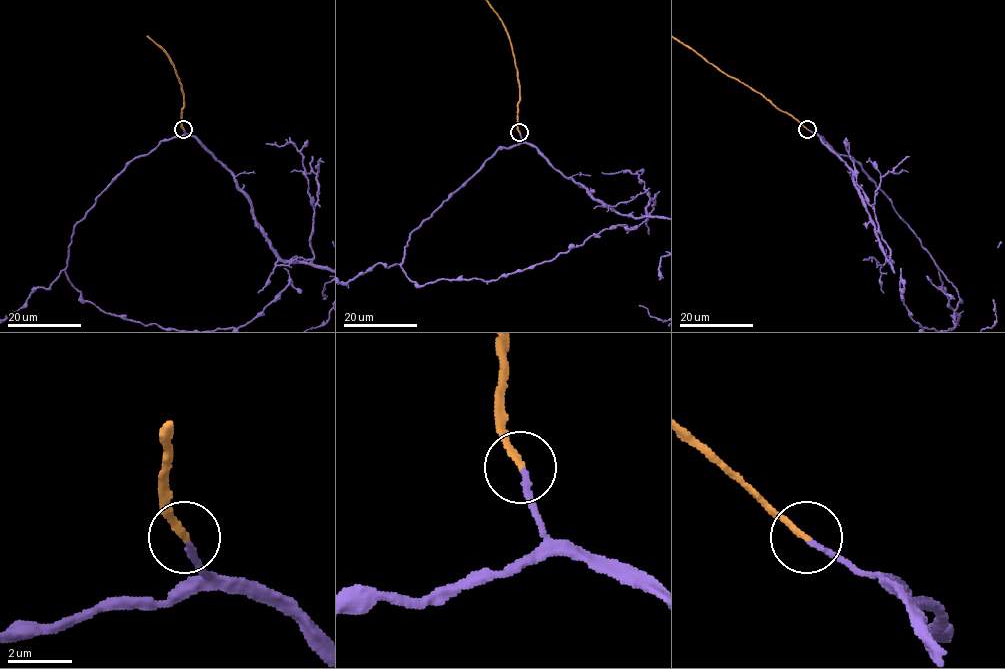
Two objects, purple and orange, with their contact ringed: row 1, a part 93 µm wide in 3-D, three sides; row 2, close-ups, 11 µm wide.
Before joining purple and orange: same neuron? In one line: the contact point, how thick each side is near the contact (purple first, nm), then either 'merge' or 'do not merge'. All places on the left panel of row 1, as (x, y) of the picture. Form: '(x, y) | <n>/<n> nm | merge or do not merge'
(183, 129) | 170/200 nm | merge

